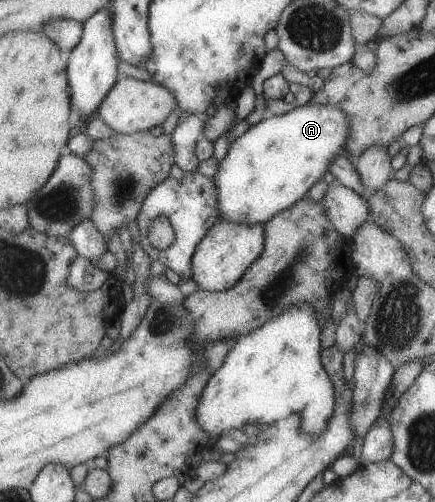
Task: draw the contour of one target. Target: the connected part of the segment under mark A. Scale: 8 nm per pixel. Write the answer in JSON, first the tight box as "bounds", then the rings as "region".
{"bounds":[212,103,350,225],"region":[[[306,103],[284,115],[275,115],[247,129],[245,134],[232,140],[228,153],[219,161],[217,172],[212,176],[216,195],[219,220],[242,225],[263,225],[277,213],[287,210],[305,194],[328,171],[331,159],[345,154],[350,126],[347,114],[331,105]]]}

